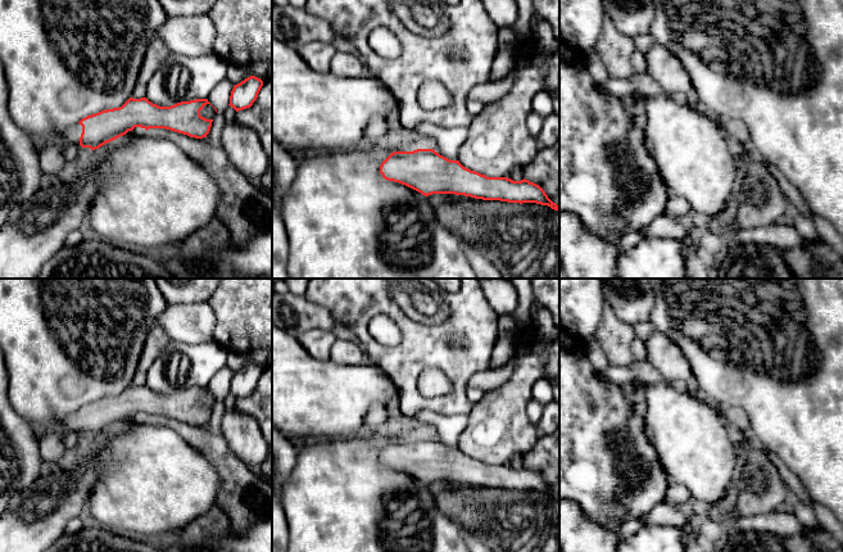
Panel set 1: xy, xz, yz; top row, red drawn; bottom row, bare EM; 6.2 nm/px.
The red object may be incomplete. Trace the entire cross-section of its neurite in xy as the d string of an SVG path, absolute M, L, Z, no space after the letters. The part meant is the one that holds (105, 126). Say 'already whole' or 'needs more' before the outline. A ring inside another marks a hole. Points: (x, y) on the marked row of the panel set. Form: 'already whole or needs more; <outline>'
needs more; M130 98L119 108L87 116L62 134L37 141L41 171L45 176L58 180L71 168L64 159L64 149L68 145L77 144L95 150L135 127L146 131L166 128L195 139L207 137L213 122L200 116L207 104L210 104L208 99L196 99L159 107L146 98Z

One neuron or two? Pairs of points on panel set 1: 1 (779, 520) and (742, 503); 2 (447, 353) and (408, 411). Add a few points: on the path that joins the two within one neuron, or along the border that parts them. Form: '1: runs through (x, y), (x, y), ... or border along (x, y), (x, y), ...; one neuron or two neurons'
1: border along (785, 506), (757, 515), (734, 514); two neurons
2: runs through (429, 354), (408, 375), (408, 393); one neuron

